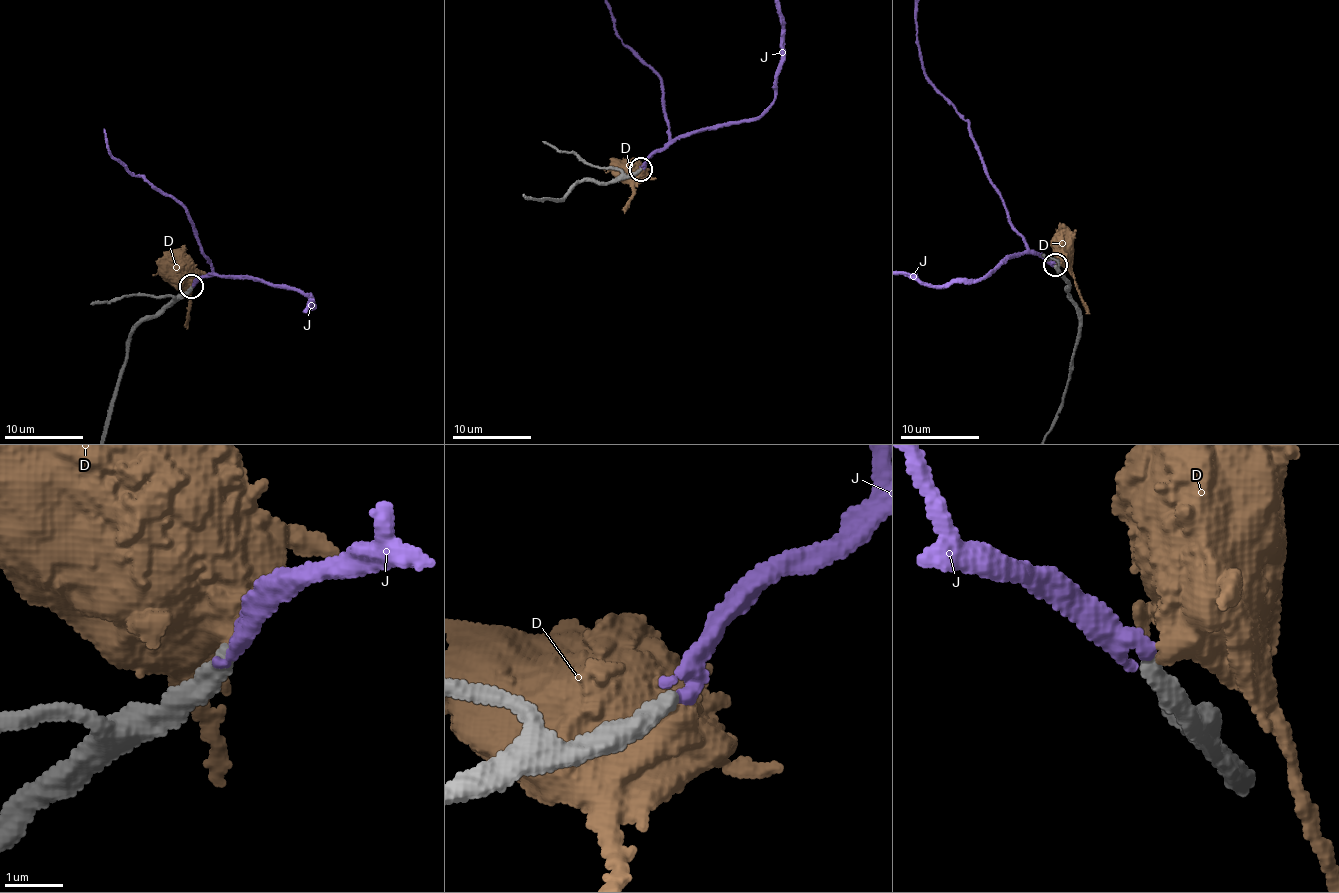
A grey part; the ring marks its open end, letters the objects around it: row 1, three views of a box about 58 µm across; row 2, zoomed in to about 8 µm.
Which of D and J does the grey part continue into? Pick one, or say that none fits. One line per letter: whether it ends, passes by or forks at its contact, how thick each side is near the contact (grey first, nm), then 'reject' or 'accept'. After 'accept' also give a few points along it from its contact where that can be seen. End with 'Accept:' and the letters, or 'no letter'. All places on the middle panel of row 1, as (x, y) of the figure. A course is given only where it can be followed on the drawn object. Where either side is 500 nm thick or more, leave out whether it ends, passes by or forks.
D: 320/600 nm | reject
J: it passes by | 320/240 nm | accept
Accept: J

